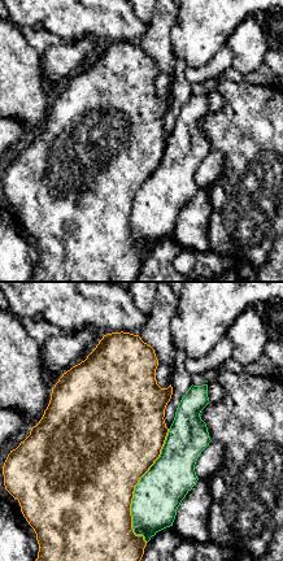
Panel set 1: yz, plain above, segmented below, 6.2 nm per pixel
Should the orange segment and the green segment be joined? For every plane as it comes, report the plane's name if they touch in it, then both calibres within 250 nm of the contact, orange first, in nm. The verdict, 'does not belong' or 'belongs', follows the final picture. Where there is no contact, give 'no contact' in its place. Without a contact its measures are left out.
contact in yz; calibres 500 and 300 nm

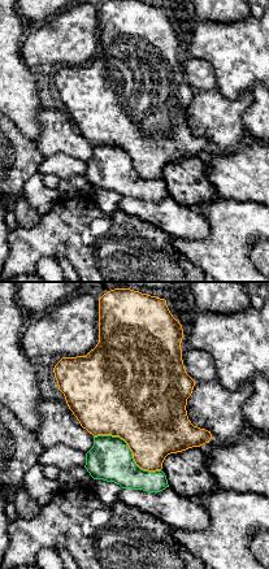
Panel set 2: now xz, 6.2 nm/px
contact in xz; calibres 460 and 260 nm

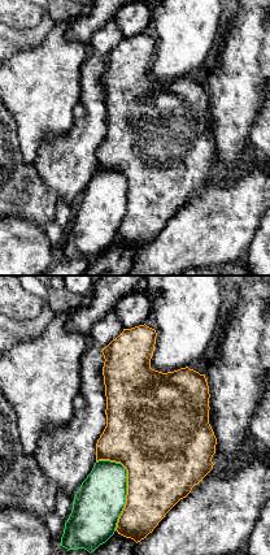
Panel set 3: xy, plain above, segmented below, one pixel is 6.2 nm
contact in xy; calibres 440 and 300 nm

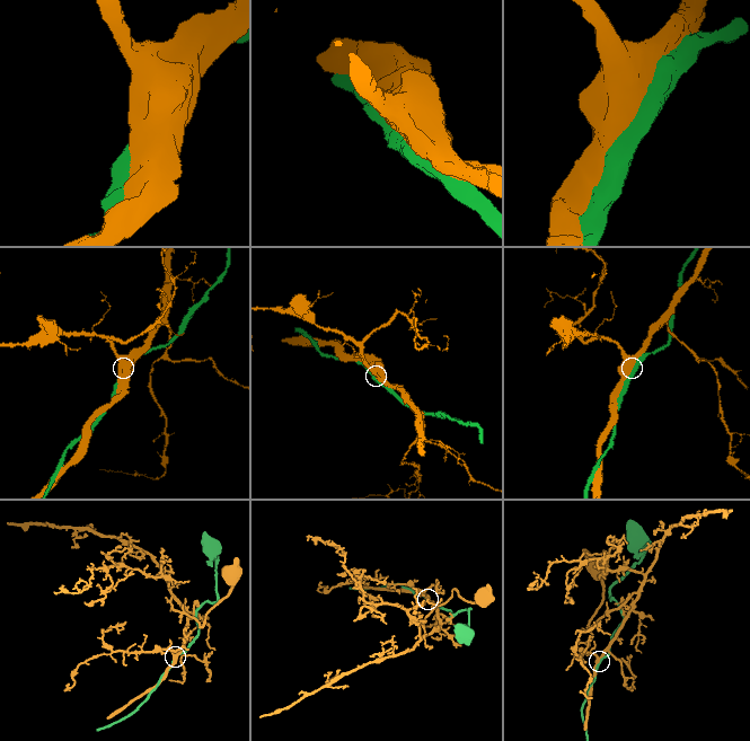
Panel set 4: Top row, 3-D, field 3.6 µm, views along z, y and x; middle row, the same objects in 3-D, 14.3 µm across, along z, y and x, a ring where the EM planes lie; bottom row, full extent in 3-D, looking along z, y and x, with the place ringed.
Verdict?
does not belong

